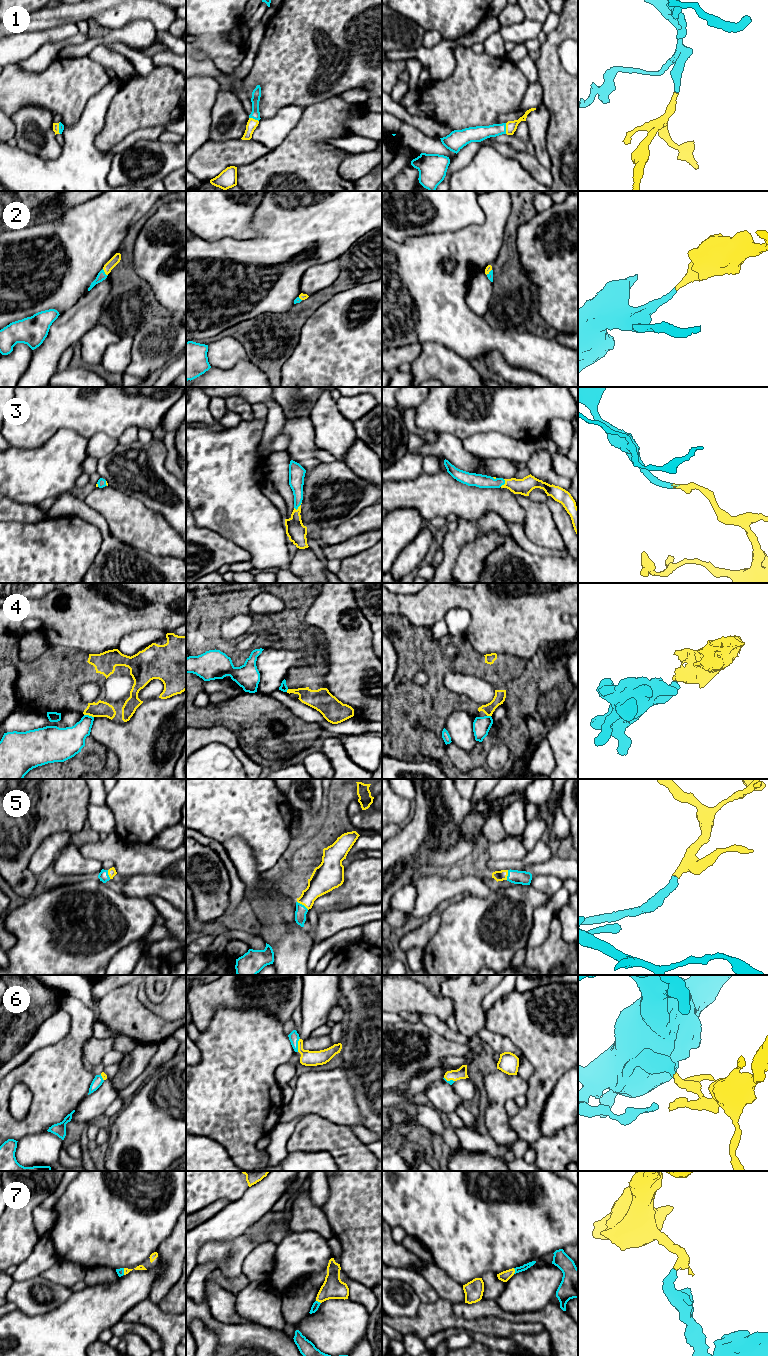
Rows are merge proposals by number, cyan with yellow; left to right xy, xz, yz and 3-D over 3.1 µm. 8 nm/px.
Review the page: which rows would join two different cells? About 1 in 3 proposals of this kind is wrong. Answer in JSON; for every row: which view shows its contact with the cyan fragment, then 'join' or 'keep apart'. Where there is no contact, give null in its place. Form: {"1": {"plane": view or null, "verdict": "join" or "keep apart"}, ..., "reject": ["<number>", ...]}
{"1": {"plane": "yz", "verdict": "join"}, "2": {"plane": "xy", "verdict": "join"}, "3": {"plane": "xz", "verdict": "join"}, "4": {"plane": "xy", "verdict": "keep apart"}, "5": {"plane": "xz", "verdict": "join"}, "6": {"plane": "xz", "verdict": "join"}, "7": {"plane": "yz", "verdict": "join"}, "reject": ["4"]}

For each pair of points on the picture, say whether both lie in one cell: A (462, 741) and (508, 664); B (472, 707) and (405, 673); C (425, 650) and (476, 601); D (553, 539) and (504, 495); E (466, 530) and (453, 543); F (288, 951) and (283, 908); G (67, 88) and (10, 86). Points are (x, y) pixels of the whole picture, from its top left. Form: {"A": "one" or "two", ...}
{"A": "two", "B": "one", "C": "two", "D": "two", "E": "one", "F": "one", "G": "one"}

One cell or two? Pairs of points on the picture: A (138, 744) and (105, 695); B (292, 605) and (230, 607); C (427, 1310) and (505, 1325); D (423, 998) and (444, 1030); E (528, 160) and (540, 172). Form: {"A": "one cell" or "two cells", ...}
{"A": "two cells", "B": "one cell", "C": "one cell", "D": "two cells", "E": "one cell"}

